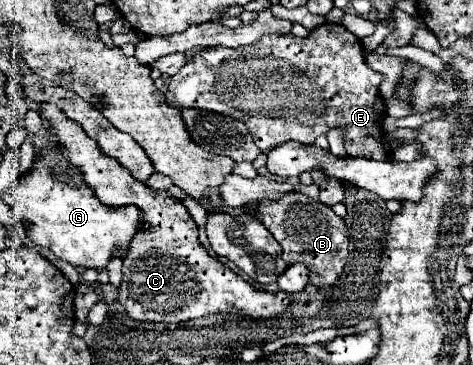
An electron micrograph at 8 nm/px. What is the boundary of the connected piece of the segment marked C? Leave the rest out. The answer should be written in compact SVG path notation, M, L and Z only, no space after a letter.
M42 103L40 109L42 109L42 117L46 117L52 123L52 133L58 139L58 143L66 149L66 157L70 157L72 165L78 165L82 169L86 183L96 191L98 199L104 205L114 205L114 207L136 205L142 213L142 217L140 217L142 227L138 229L138 233L134 235L134 241L130 243L130 249L126 251L124 265L122 265L122 285L118 289L120 291L118 299L132 319L154 321L154 323L156 321L180 323L180 321L204 317L208 313L240 313L240 315L260 319L260 317L276 317L286 311L290 301L284 293L274 295L274 293L254 289L242 277L238 277L234 271L230 271L222 261L218 261L206 253L206 249L198 241L198 227L196 227L194 219L190 217L186 207L180 205L180 201L176 197L162 193L162 191L154 191L142 181L134 181L134 177L130 177L130 173L126 173L126 169L122 169L114 159L102 157L102 151L98 149L98 145L94 145L94 141L90 137L86 137L86 133L82 133L82 127L78 123L66 119L64 113L60 113L60 109L56 109L54 103Z

